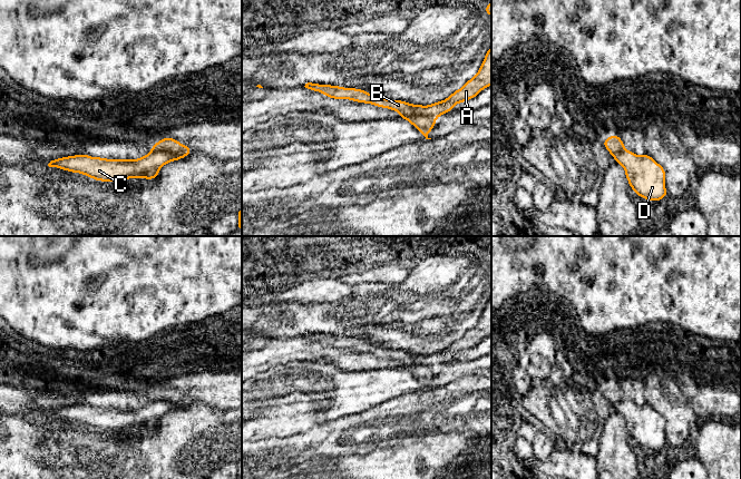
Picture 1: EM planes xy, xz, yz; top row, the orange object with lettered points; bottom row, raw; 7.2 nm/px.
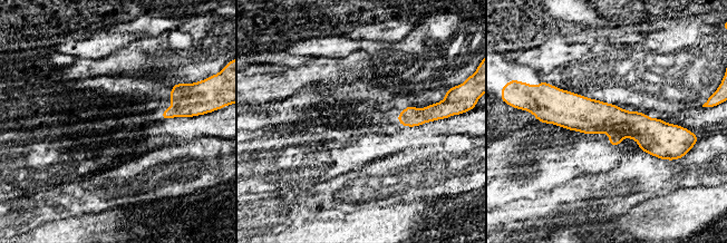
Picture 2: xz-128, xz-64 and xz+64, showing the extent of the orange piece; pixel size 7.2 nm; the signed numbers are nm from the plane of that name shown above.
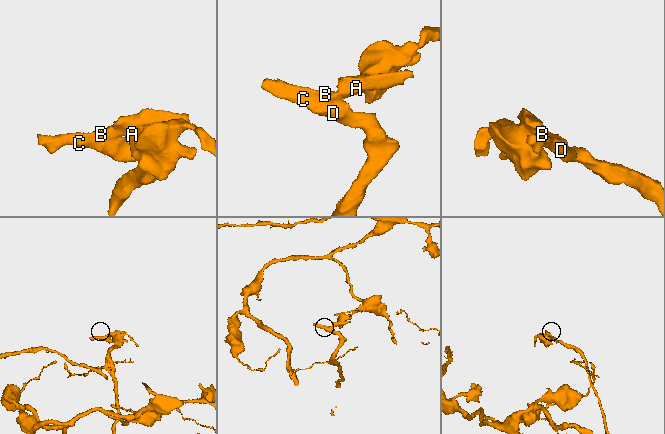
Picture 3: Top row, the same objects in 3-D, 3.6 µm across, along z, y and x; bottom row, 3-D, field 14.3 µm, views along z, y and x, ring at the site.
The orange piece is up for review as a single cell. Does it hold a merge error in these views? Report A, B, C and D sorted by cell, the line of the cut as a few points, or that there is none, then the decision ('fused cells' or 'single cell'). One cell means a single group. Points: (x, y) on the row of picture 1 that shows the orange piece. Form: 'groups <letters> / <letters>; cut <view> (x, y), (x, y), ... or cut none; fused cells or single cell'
groups A / B C D; cut xy (152, 149), (168, 150), (183, 157); fused cells

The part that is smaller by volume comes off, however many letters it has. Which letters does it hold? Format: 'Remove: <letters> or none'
Remove: A

